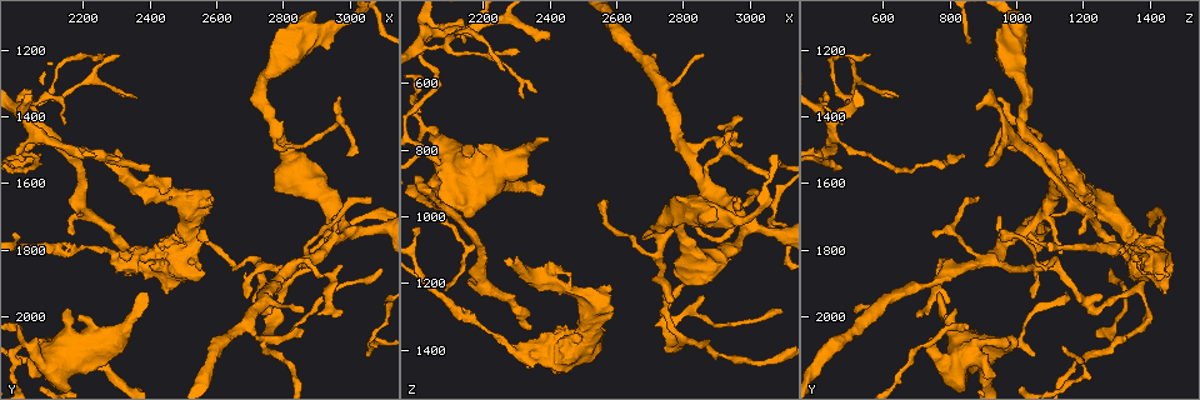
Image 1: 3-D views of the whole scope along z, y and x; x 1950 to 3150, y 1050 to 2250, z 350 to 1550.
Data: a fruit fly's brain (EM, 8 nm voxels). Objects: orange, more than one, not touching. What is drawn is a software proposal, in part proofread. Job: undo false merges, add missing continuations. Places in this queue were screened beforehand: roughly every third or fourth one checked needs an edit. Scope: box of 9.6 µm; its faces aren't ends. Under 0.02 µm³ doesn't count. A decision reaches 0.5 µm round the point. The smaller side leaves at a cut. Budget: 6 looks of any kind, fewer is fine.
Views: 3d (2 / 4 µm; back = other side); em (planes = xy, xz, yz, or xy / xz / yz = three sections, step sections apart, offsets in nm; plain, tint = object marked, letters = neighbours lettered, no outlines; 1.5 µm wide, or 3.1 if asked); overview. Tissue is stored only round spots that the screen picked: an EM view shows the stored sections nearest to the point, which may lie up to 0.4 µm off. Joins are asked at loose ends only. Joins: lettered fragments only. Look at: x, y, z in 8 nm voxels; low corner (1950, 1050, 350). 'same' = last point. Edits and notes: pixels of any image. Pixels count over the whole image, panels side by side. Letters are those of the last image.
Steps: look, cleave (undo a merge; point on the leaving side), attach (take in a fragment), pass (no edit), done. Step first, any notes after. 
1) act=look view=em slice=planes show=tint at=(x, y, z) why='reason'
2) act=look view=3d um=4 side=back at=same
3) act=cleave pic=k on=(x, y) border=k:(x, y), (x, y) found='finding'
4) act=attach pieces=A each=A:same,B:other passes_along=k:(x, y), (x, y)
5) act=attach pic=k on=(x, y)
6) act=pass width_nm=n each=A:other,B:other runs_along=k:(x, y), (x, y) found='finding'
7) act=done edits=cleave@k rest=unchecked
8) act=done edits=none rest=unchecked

act=look view=em slice=yz step=4 show=letters at=(2330, 1330, 640) why='tapers out'

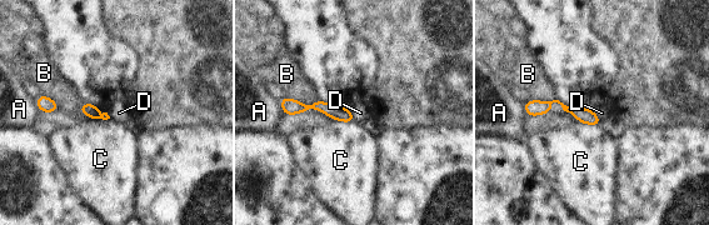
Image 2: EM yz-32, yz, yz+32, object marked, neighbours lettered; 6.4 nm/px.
act=look view=em slice=planes show=letters at=same

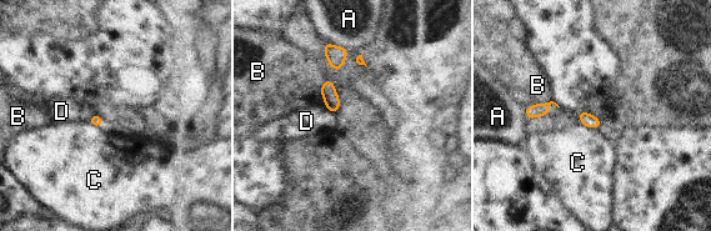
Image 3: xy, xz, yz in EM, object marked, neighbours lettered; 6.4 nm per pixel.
act=pass each=A:other,B:other,C:other,D:other border=3:(324, 108), (334, 114) found='no lettered fragment goes on from it'

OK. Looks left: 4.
act=look view=3d um=4 at=(2150, 1430, 480)

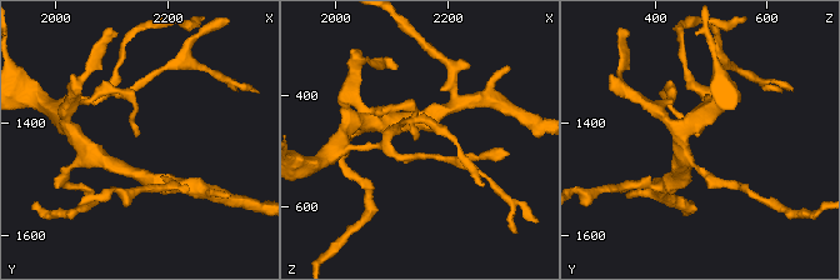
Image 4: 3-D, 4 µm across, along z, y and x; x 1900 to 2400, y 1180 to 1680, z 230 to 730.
act=look view=em slice=planes show=letters at=(2145, 1420, 475) why='shape alone is not enough'

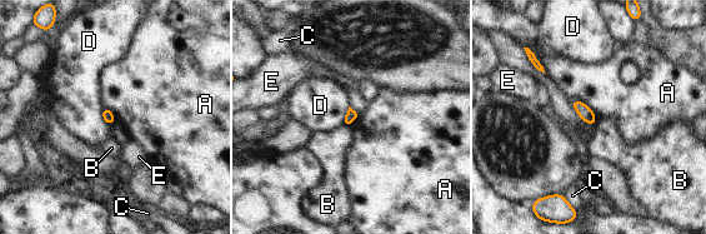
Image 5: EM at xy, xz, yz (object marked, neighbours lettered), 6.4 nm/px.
act=pass longest_contact=A:220nm each=A:other,B:other,C:other,D:other,E:other border=5:(570, 99), (582, 101), (597, 119) found='none of them fits'

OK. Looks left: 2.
act=look view=em slice=planes show=letters at=(3050, 2120, 1050) why='free end'

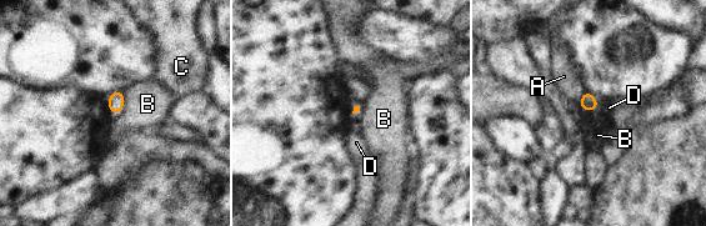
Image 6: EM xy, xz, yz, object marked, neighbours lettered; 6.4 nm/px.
act=pass each=A:other,B:other,C:other,D:other border=6:(599, 104), (595, 111) found='none of them fits'

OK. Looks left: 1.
act=done edits=none rest=unchecked

